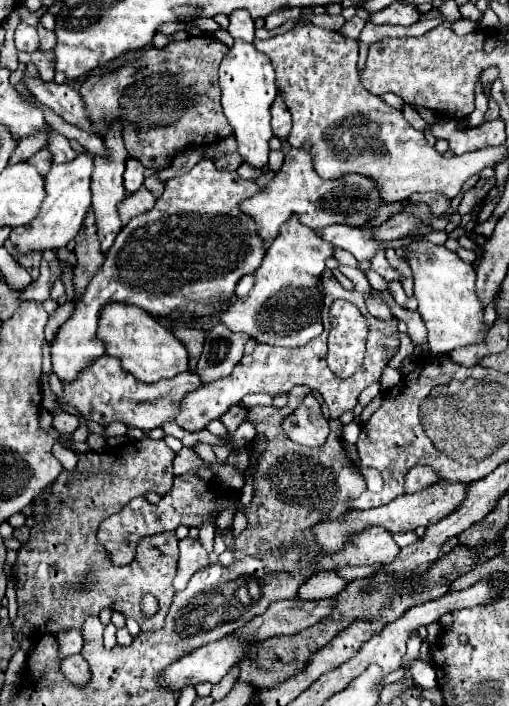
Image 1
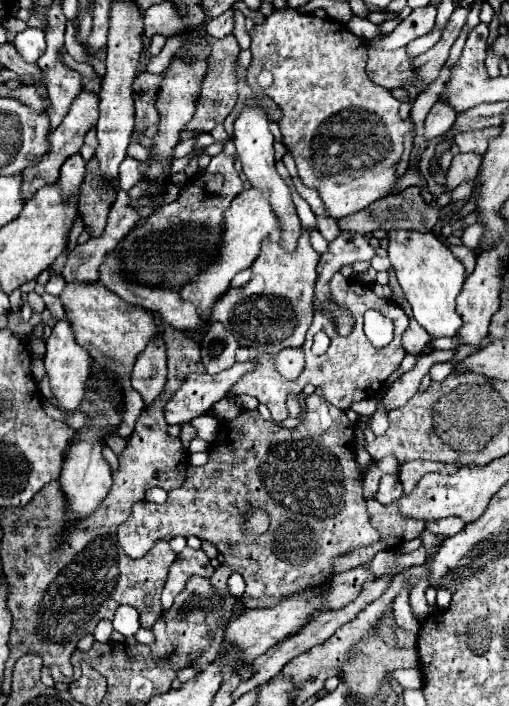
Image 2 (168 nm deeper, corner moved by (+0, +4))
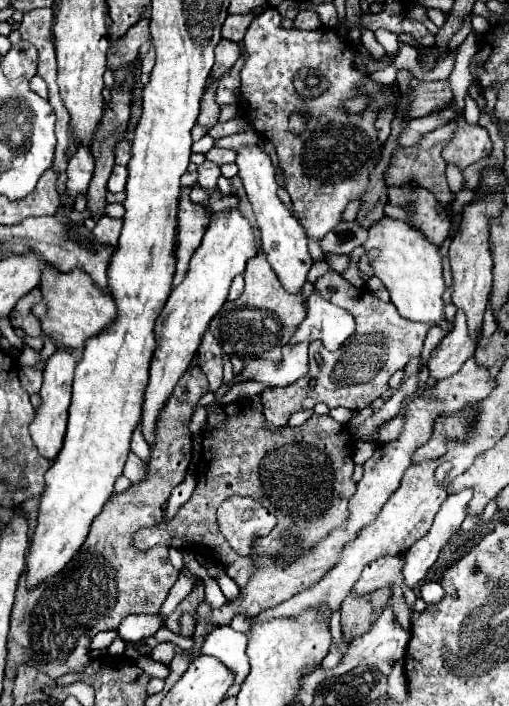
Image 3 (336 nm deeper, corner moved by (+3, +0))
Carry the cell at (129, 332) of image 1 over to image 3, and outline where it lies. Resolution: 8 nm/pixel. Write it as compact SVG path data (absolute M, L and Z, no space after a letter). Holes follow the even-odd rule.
M47 266L47 270L41 276L39 290L47 306L45 316L39 318L43 334L51 336L57 344L69 350L81 352L85 340L101 332L117 316L113 298L107 292L101 292L97 284L93 284L93 278L87 272L81 272L79 268L77 272L57 272L51 266Z

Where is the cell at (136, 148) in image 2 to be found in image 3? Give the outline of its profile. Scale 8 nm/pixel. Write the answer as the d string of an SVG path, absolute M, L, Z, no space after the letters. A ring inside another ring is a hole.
M124 140L115 148L115 163L118 165L127 165L131 158L131 144Z

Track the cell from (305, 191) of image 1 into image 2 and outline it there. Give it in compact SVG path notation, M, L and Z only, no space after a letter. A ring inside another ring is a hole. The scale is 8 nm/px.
M248 188L242 190L230 204L230 208L224 214L224 240L222 240L222 248L220 248L220 262L216 266L210 266L208 272L200 274L196 280L184 284L184 288L180 288L180 296L184 300L194 302L202 316L206 318L214 300L218 300L218 296L222 296L228 286L230 280L234 278L236 272L250 268L250 264L256 260L260 246L266 238L270 240L280 240L282 232L280 232L280 220L276 220L272 206L268 204L268 196L264 196L264 192L256 190L256 188Z

